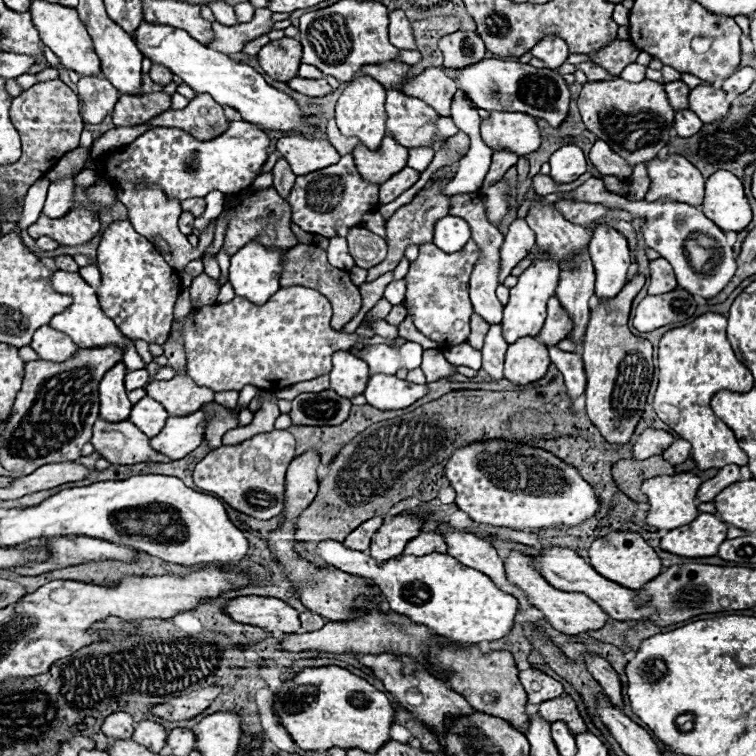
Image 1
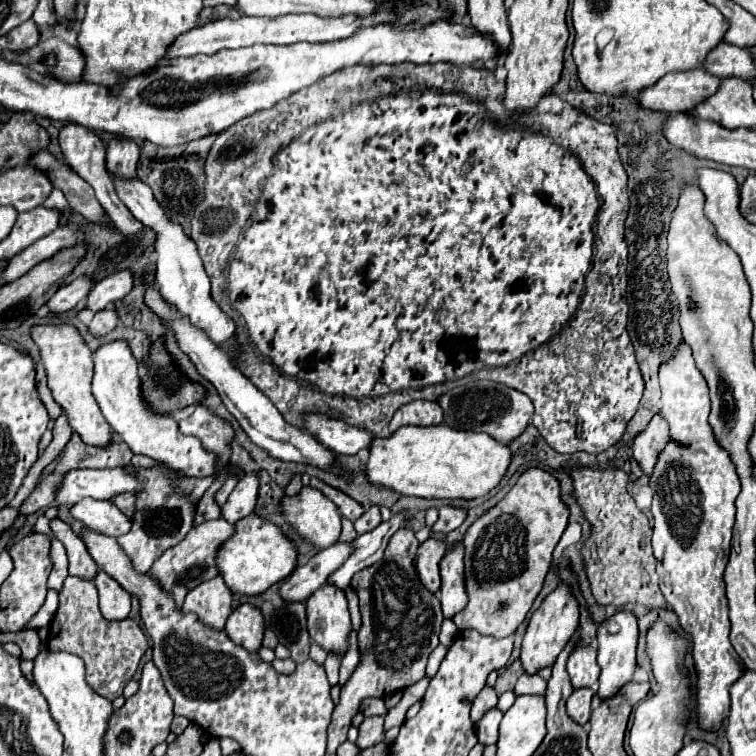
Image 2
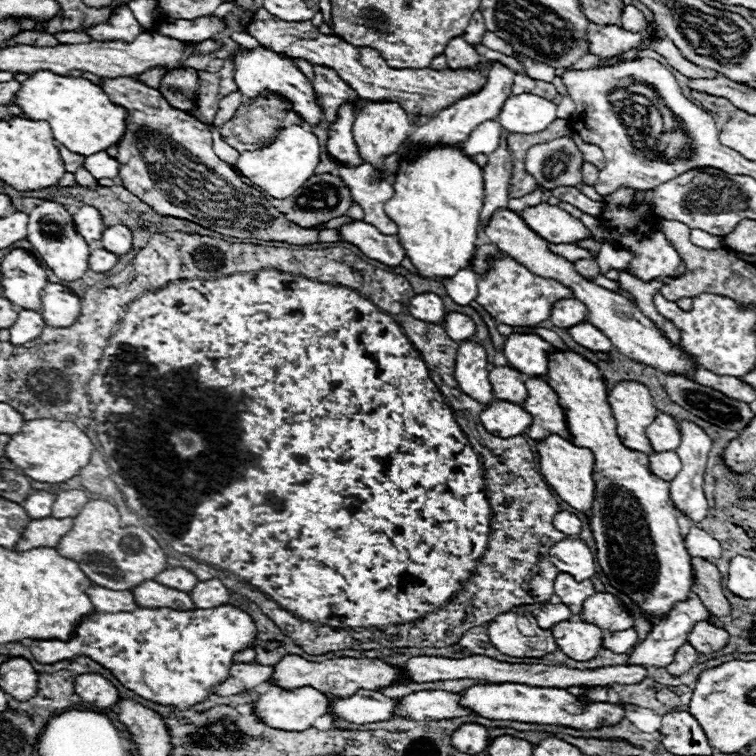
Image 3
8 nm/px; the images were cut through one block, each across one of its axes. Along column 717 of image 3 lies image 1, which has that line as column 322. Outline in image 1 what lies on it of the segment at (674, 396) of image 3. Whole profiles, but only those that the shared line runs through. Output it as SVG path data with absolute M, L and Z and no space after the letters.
M334 390L320 394L300 394L292 400L292 422L304 426L338 426L348 418L352 404Z

